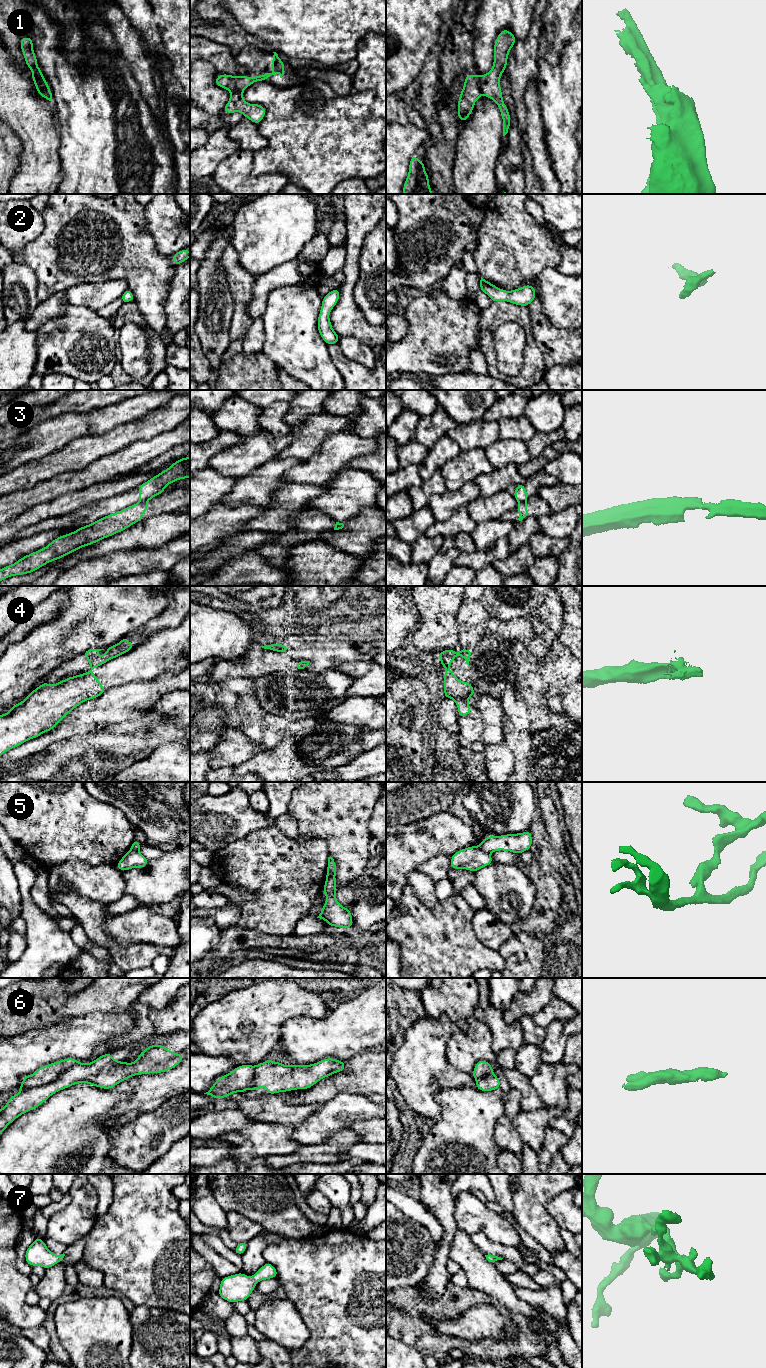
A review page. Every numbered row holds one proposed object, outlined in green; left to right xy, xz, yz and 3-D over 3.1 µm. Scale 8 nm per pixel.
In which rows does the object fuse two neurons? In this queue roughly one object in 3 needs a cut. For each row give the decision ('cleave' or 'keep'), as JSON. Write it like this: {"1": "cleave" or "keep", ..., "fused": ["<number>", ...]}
{"1": "cleave", "2": "keep", "3": "cleave", "4": "cleave", "5": "cleave", "6": "cleave", "7": "keep", "fused": ["1", "3", "4", "5", "6"]}

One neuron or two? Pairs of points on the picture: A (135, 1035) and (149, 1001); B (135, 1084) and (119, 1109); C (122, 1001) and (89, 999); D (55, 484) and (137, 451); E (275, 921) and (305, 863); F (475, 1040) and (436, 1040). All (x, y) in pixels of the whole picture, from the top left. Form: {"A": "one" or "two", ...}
{"A": "one", "B": "one", "C": "one", "D": "one", "E": "one", "F": "two"}

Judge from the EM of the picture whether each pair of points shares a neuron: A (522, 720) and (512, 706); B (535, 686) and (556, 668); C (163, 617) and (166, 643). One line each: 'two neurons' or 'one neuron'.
A: one neuron
B: two neurons
C: two neurons

